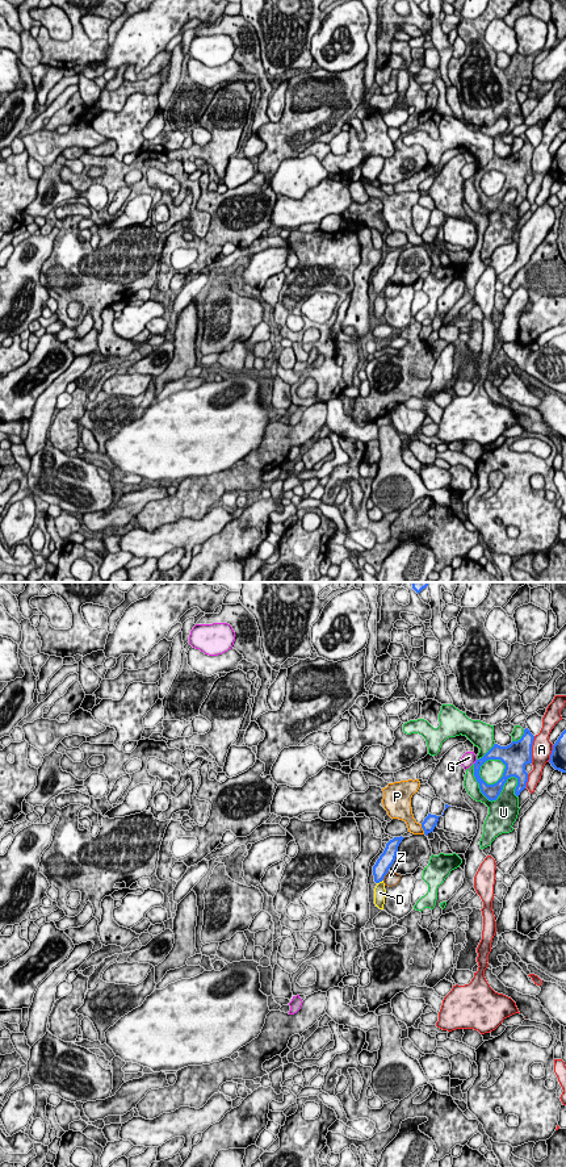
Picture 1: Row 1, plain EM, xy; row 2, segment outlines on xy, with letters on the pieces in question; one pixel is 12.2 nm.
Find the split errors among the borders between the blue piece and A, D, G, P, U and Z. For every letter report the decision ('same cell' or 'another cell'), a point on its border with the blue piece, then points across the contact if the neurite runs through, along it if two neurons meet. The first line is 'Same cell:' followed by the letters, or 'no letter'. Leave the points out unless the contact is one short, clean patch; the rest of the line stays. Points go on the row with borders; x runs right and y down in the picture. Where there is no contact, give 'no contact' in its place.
Same cell: D
A: another cell | xy (531, 749)
D: same cell | xy (380, 881) | across xy (385, 861), (380, 870), (380, 881), (380, 892)
G: another cell | xy (476, 762) | along xy (477, 760), (474, 764)
P: another cell | xy (423, 829) | along xy (420, 824), (424, 833)
U: another cell | xy (497, 797)
Z: another cell | xy (385, 874) | along xy (389, 871), (382, 879)

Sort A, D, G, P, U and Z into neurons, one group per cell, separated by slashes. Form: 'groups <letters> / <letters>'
groups A / D / G / P / U / Z

